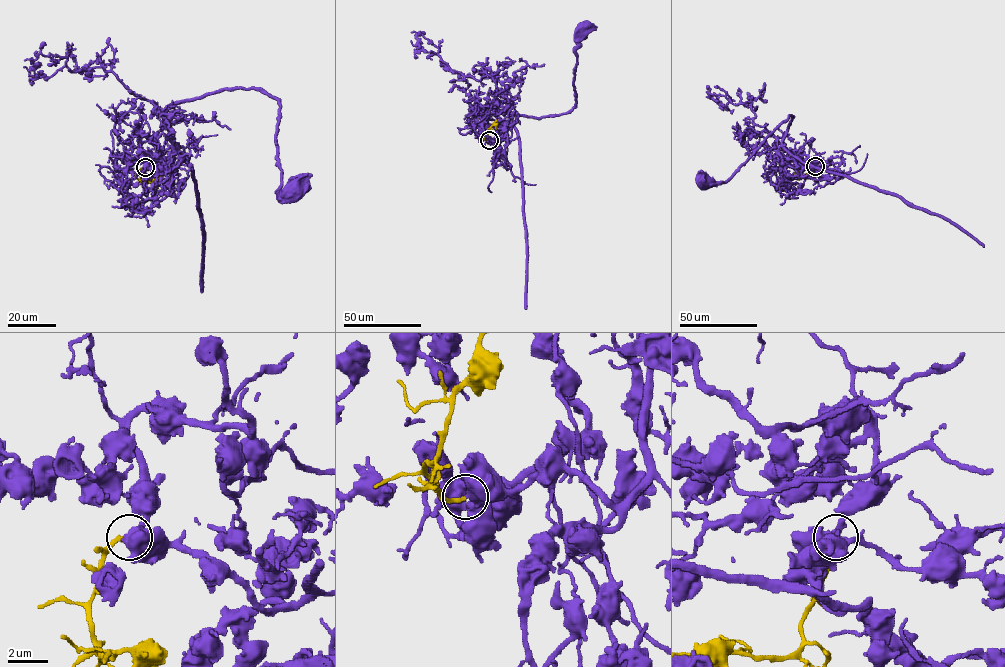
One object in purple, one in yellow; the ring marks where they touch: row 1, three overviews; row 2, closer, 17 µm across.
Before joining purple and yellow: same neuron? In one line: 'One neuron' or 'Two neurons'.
One neuron

